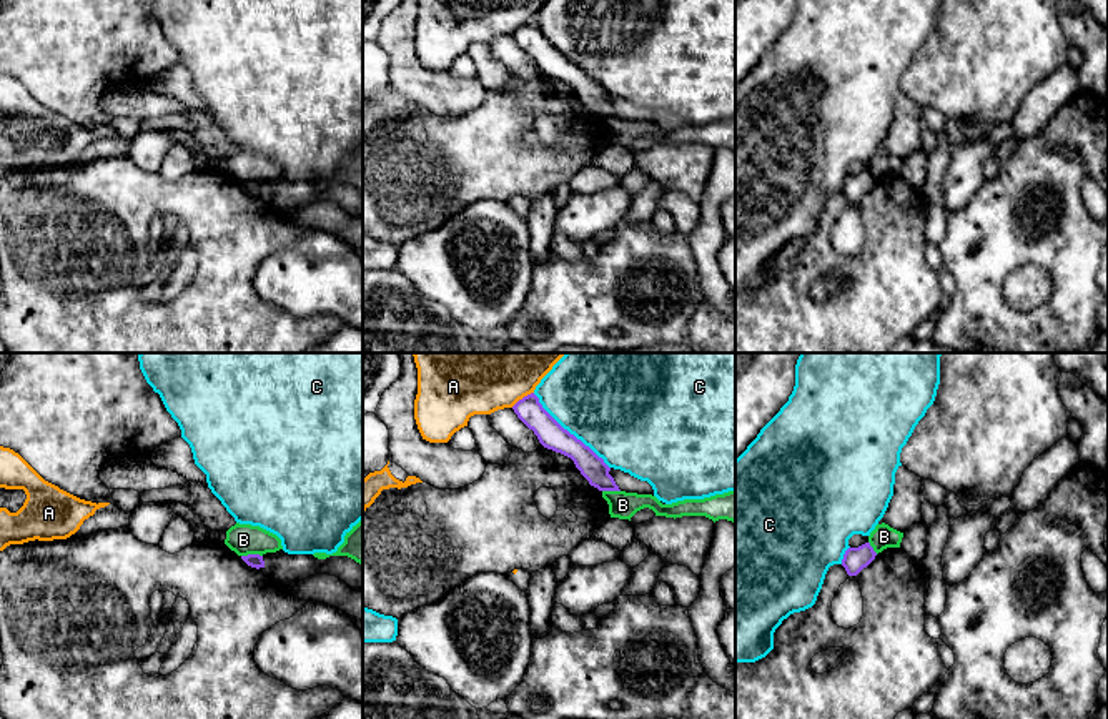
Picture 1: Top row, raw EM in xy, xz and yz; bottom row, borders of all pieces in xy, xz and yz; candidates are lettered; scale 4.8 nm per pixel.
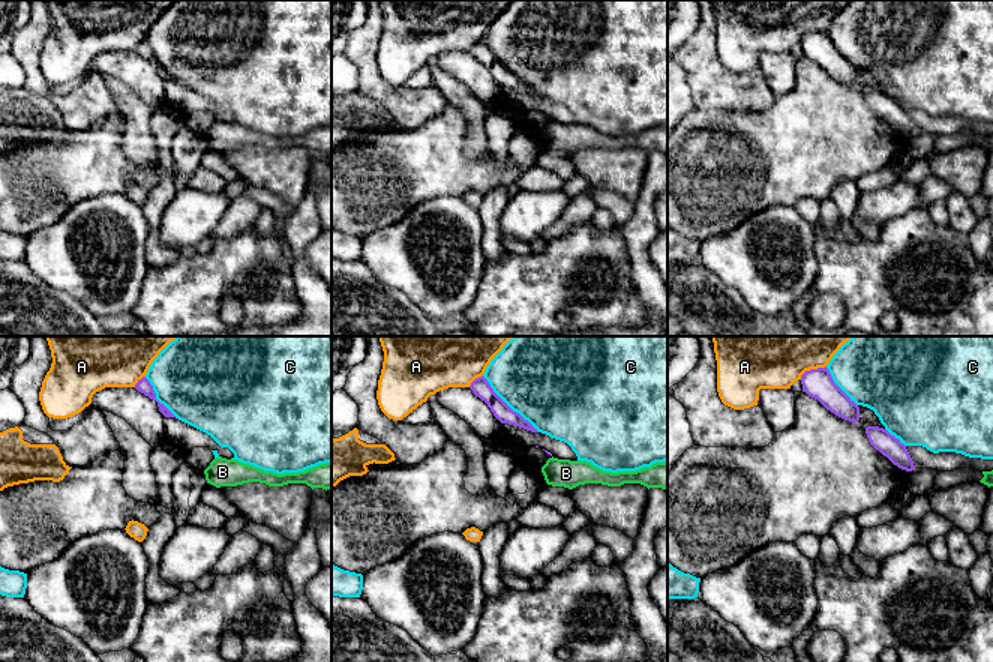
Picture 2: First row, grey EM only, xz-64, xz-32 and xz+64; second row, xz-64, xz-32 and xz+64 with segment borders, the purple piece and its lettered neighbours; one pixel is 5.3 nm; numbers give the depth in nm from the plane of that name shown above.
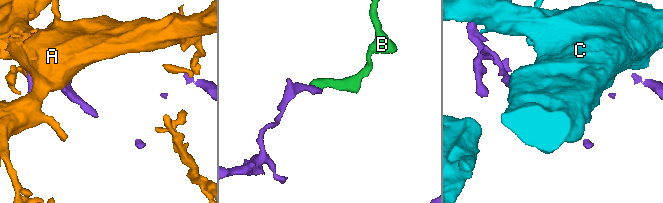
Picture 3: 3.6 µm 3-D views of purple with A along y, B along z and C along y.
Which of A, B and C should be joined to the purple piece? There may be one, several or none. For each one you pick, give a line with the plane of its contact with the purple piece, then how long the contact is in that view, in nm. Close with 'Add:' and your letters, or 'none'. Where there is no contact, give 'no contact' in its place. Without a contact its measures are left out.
Add: none

